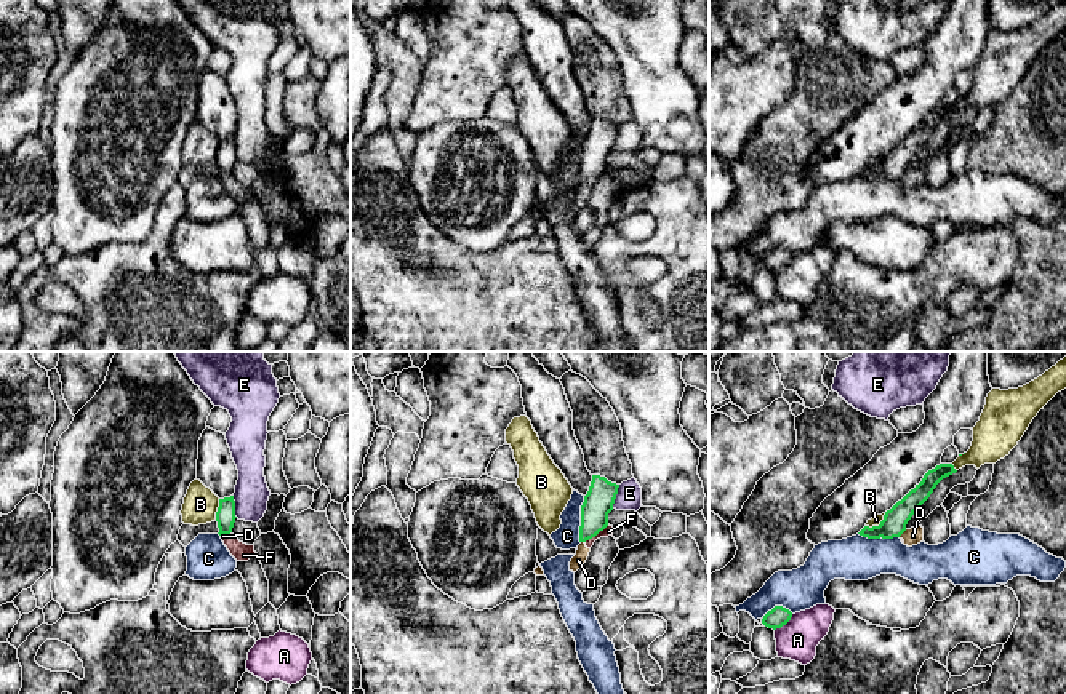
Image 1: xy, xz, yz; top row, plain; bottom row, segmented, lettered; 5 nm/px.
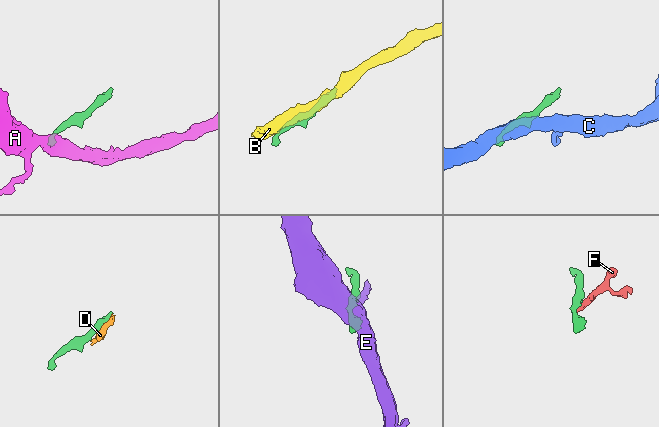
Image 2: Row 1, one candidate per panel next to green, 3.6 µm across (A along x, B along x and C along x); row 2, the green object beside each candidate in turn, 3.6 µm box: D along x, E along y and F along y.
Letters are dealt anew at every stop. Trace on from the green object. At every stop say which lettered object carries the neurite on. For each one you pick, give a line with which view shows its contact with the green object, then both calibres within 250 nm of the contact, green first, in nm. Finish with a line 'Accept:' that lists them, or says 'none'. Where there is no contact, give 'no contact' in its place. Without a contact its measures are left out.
Accept: none

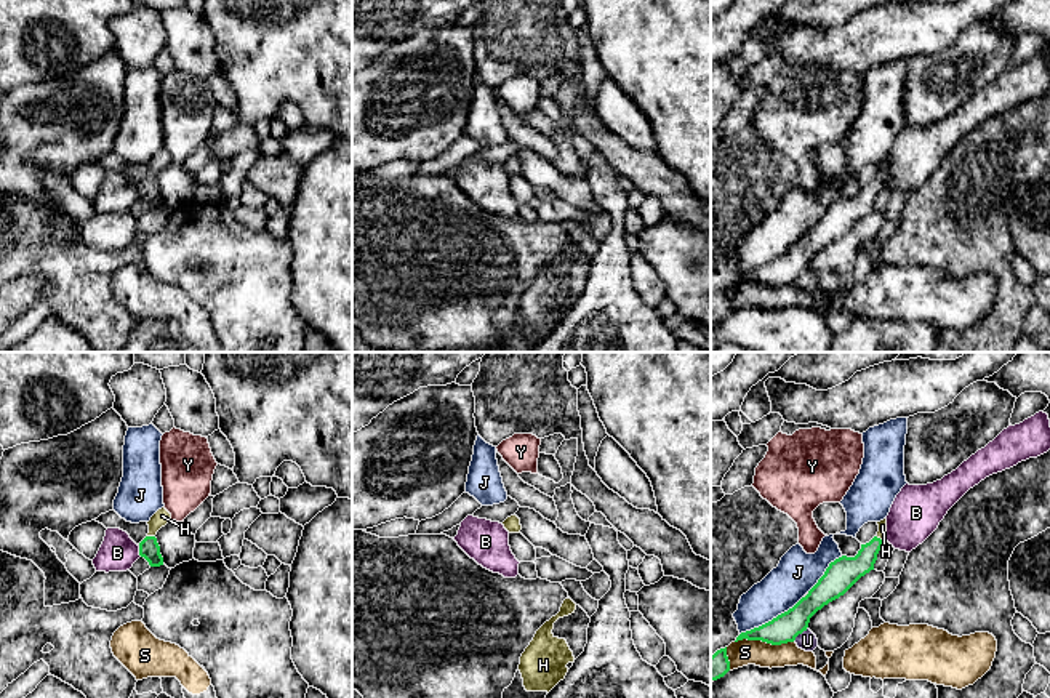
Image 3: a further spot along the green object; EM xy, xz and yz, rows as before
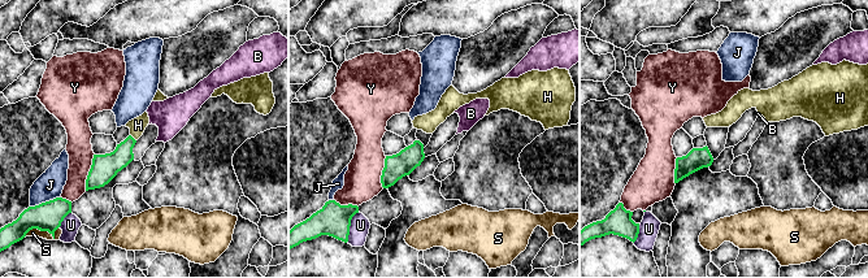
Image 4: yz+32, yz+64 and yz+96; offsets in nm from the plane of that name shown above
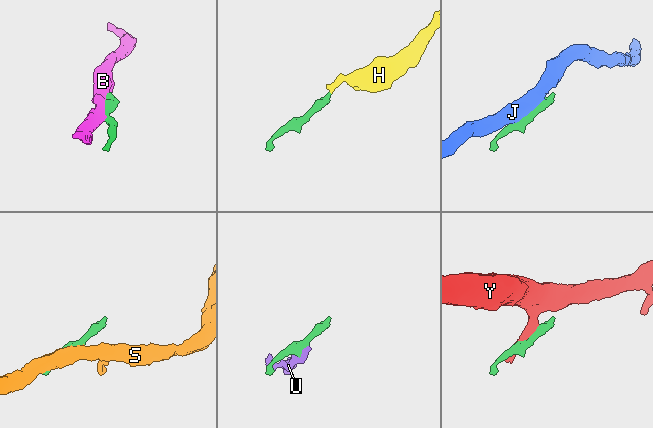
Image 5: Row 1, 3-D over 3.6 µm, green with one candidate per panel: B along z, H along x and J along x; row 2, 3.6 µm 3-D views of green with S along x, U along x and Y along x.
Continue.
H: contact in xy; calibres 100 and 80 nm
Accept: H

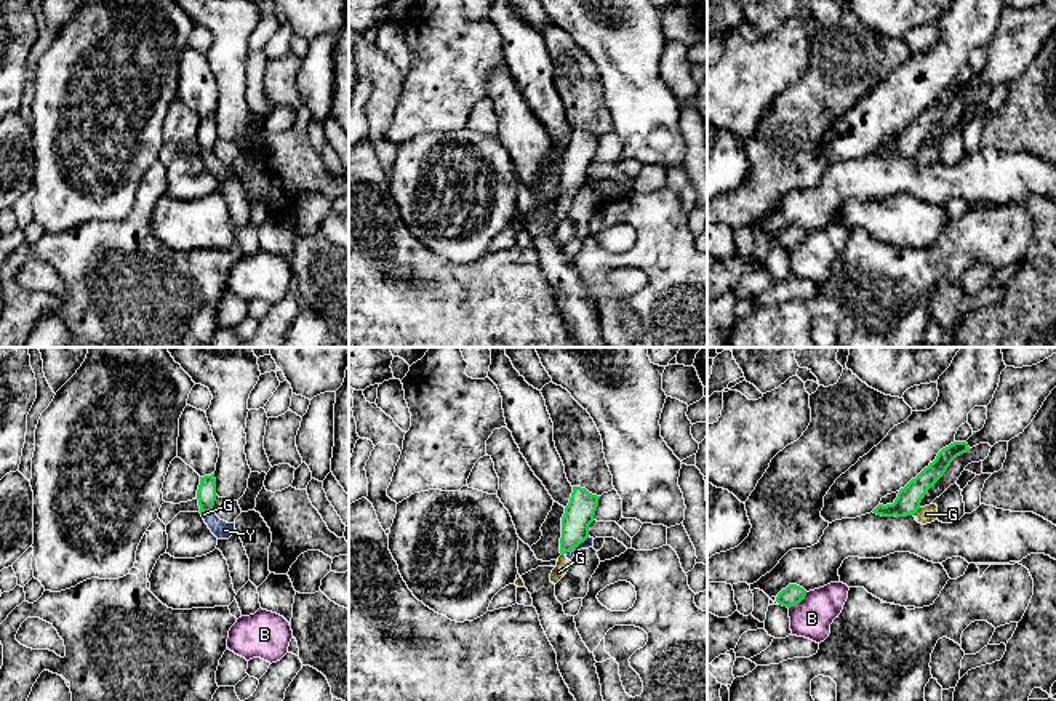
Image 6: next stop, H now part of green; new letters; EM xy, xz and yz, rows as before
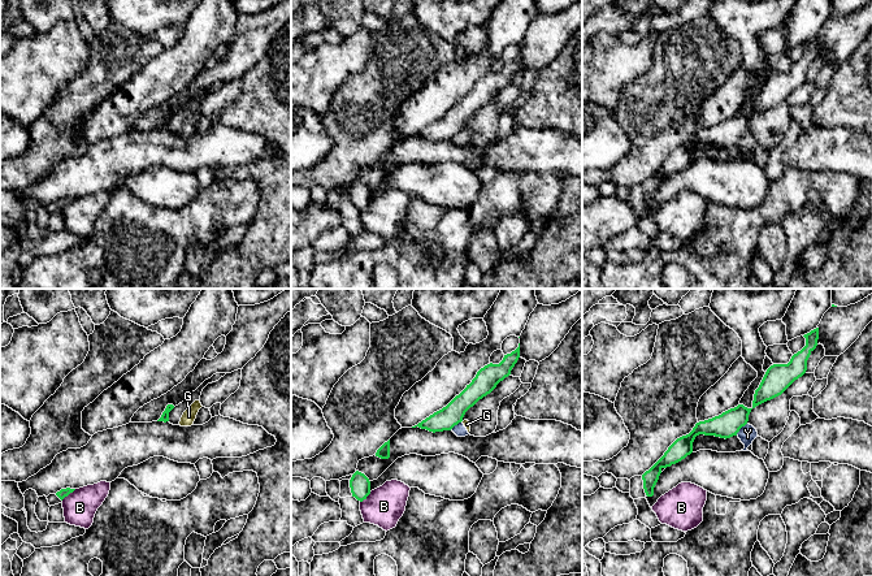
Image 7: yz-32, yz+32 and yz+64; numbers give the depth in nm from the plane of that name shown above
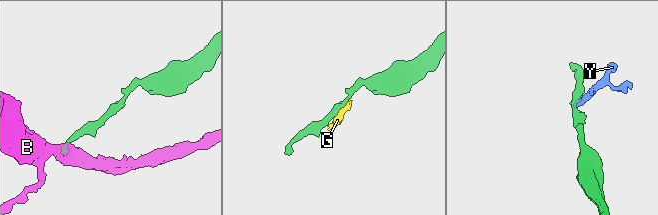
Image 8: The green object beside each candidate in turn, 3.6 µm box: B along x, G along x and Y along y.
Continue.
Accept: none

